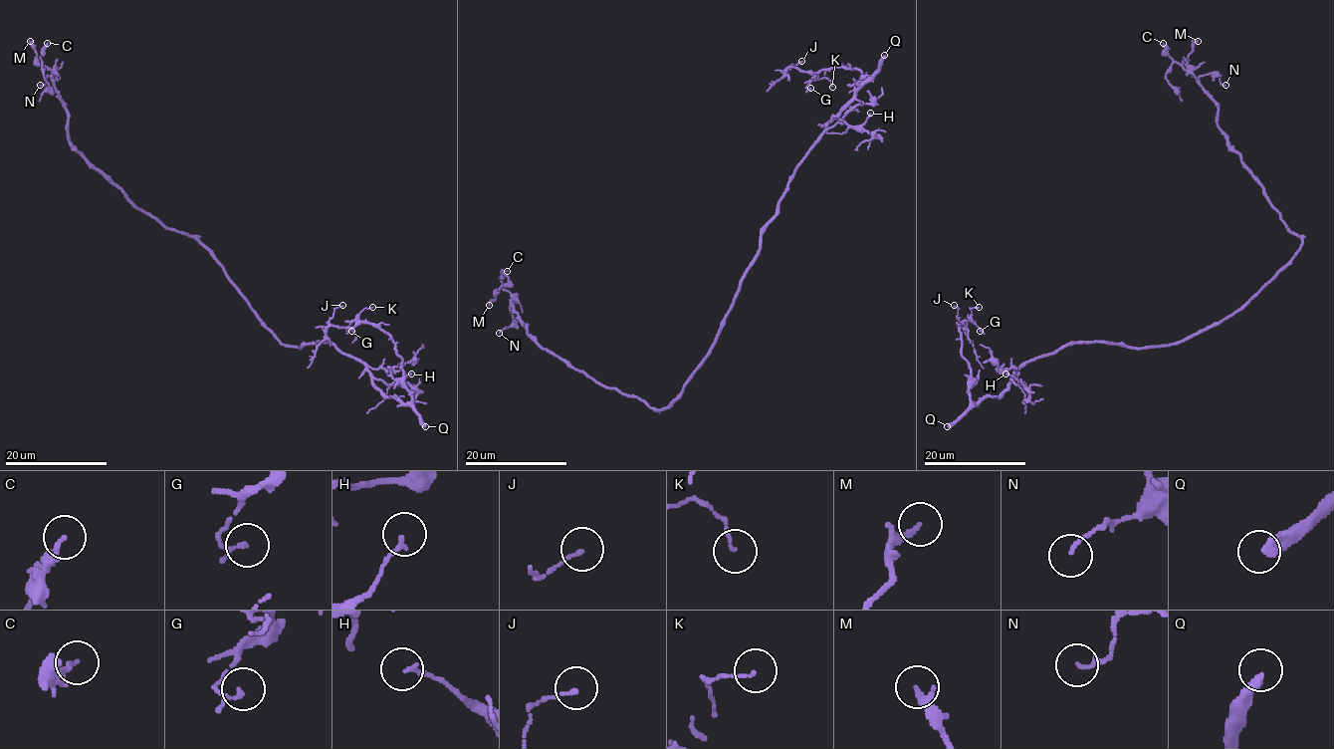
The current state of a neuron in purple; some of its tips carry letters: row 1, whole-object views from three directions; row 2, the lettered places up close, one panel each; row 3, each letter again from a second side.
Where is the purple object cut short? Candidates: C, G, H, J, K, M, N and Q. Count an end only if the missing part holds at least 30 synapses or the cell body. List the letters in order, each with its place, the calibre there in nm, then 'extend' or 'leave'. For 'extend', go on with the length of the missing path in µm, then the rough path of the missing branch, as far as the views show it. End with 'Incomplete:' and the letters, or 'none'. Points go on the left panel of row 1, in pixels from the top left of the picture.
C: place (47, 43); calibre 140 nm; leave
G: place (351, 331); calibre 110 nm; leave
H: place (411, 374); calibre 140 nm; leave
J: place (342, 305); calibre 120 nm; leave
K: place (372, 307); calibre 90 nm; leave
M: place (30, 41); calibre 130 nm; leave
N: place (40, 85); calibre 120 nm; leave
Q: place (425, 426); calibre 380 nm; extend; missing 80 µm
Incomplete: Q

